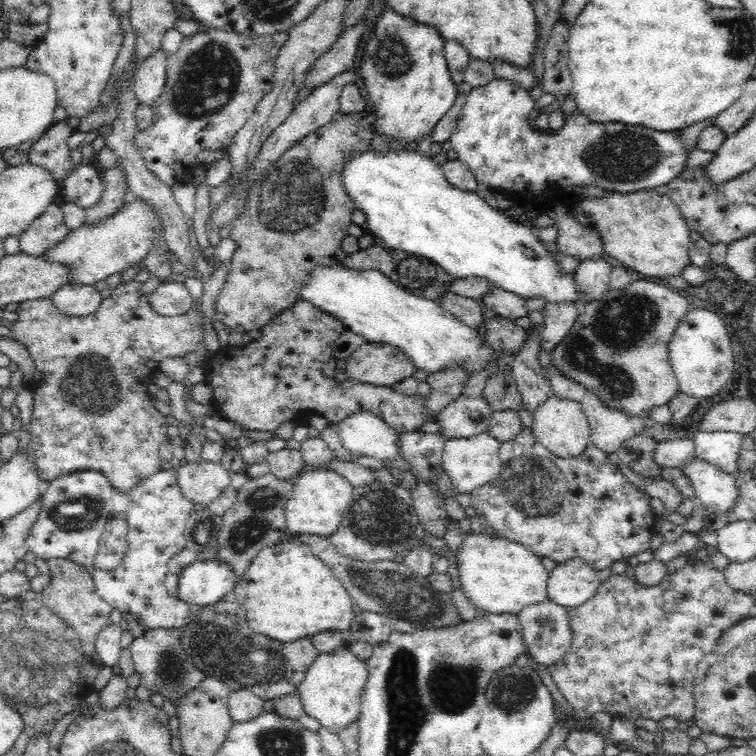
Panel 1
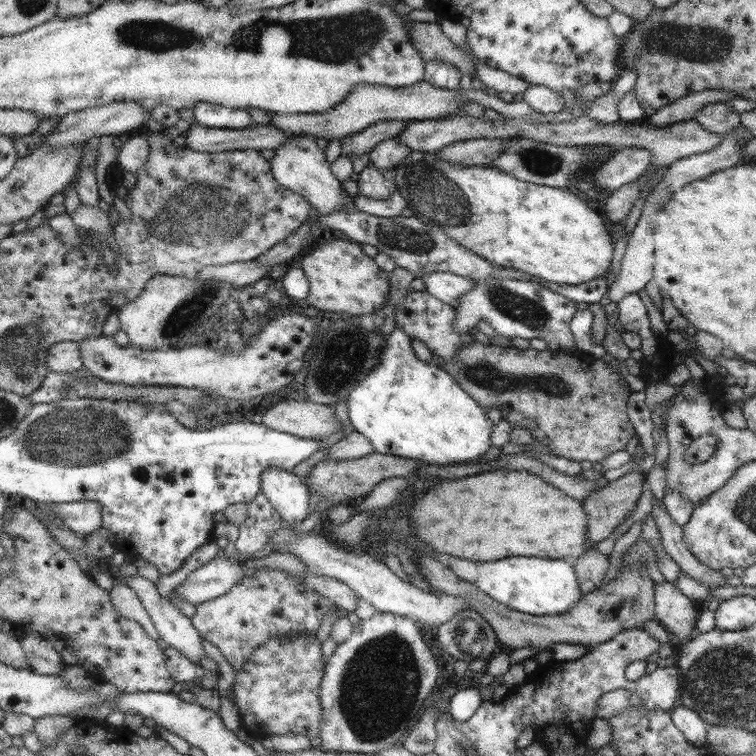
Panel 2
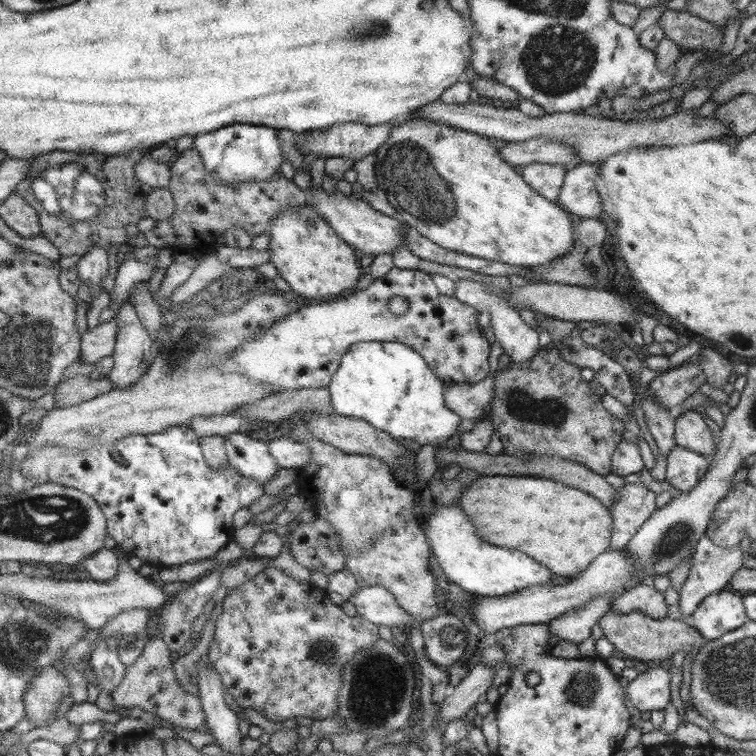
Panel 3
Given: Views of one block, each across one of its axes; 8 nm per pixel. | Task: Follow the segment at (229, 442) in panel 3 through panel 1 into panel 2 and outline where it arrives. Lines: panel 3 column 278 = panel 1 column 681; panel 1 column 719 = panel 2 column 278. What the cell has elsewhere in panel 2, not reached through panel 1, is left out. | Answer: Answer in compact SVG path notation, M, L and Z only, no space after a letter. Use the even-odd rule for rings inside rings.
M269 467L263 471L261 484L263 496L289 526L311 513L308 488L293 472Z

